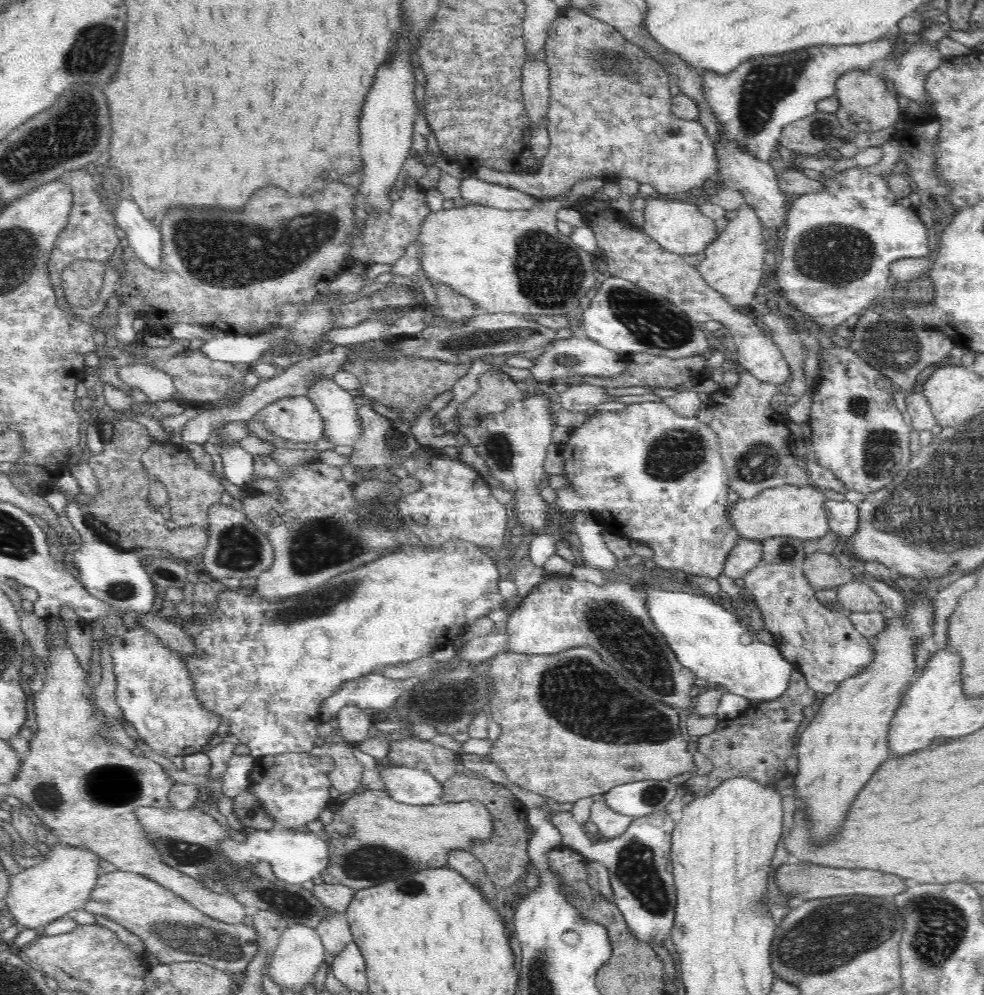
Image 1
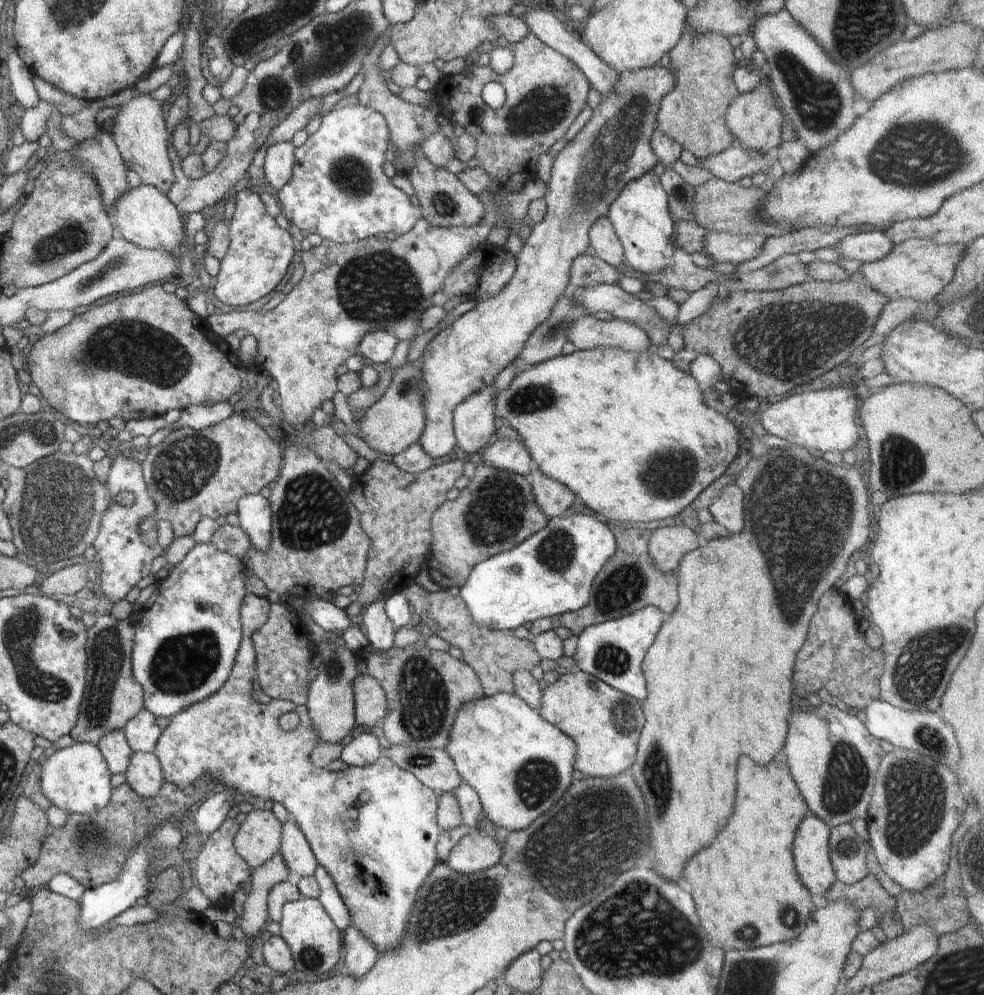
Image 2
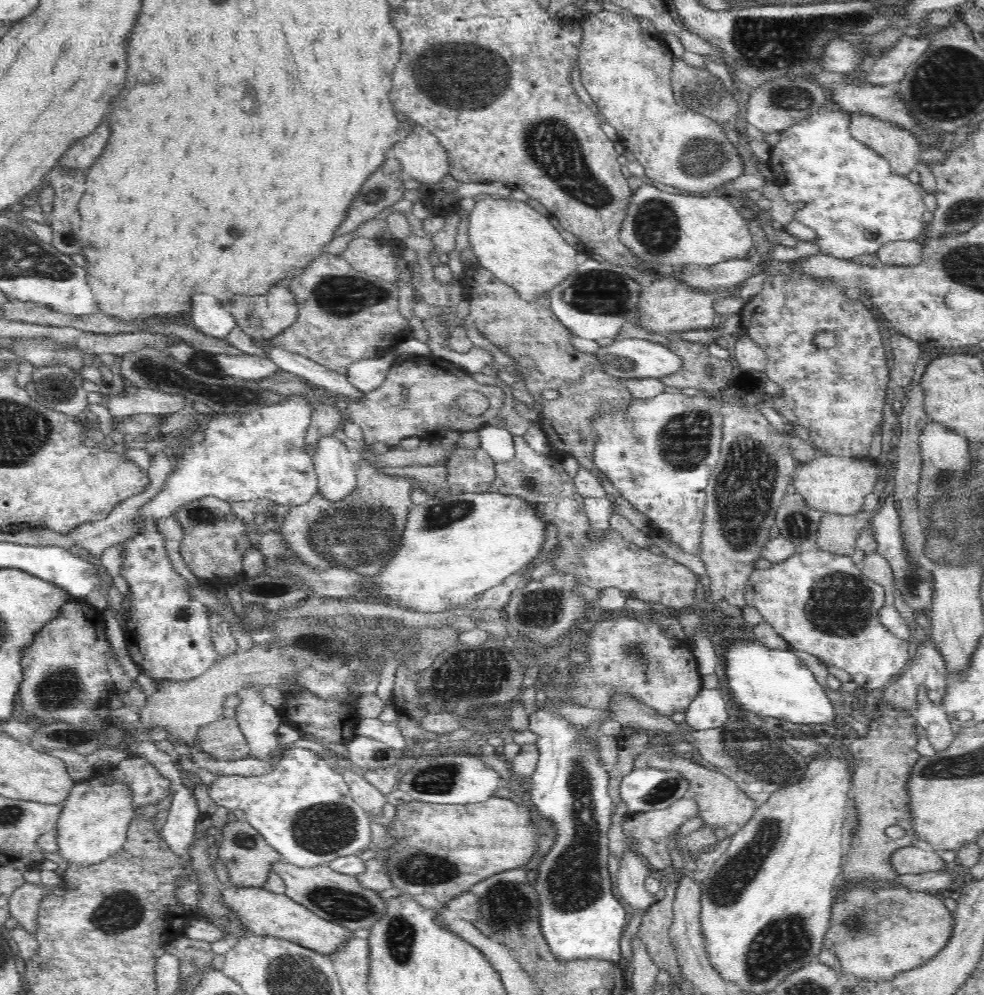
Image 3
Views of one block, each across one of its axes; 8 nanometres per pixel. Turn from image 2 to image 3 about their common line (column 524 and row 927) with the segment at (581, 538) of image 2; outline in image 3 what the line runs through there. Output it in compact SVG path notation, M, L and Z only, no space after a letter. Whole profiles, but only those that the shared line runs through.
M542 709L529 715L528 729L539 736L539 760L527 790L536 813L556 831L552 850L538 864L534 885L540 902L539 923L556 959L570 962L598 958L618 964L626 911L612 895L608 871L608 832L617 802L609 793L612 771L600 764L595 741L578 741L587 727L576 731L573 725Z

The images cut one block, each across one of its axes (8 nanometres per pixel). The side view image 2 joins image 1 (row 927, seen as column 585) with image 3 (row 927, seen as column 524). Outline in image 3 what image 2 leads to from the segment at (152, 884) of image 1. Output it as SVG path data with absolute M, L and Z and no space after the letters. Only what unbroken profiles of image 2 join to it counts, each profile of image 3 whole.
M225 886L222 892L225 906L236 912L236 918L242 922L242 928L248 935L274 937L280 940L293 941L312 951L330 956L350 938L354 938L352 930L342 928L342 925L322 920L304 908L297 901L285 894L274 894L262 887L260 888L235 888Z

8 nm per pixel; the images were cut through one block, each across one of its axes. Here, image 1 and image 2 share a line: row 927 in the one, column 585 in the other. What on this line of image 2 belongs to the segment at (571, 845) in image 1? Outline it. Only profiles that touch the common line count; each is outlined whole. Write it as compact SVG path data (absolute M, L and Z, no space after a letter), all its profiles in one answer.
M645 606L614 620L588 626L580 636L577 636L578 642L573 656L576 669L599 678L636 700L644 700L646 682L642 676L642 660L662 624L664 624L662 610L658 610L656 606Z

